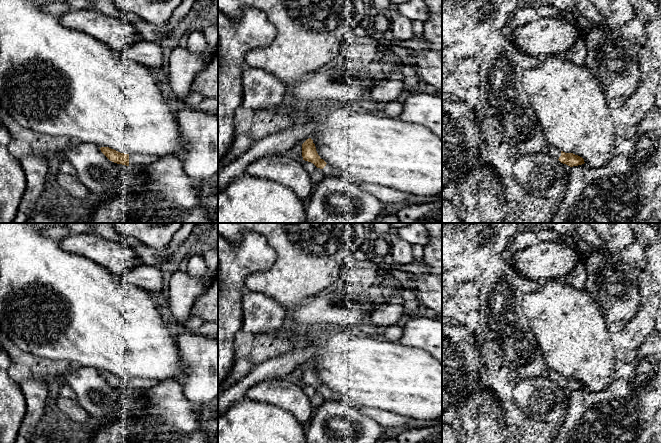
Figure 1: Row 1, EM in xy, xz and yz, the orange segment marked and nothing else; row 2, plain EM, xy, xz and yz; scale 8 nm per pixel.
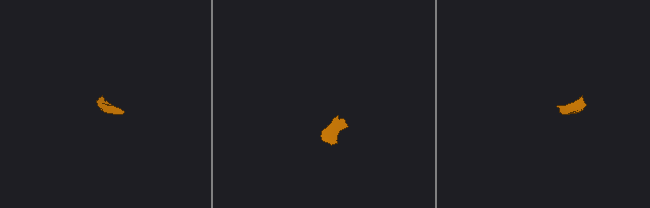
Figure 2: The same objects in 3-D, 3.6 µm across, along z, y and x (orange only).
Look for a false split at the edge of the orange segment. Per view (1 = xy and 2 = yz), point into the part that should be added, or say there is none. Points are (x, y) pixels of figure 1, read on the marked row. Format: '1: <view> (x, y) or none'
1: xy (143, 159)
2: yz (553, 151)

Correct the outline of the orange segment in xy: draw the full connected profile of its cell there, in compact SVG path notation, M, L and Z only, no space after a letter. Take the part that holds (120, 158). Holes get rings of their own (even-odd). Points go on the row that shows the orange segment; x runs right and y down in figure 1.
M101 147L100 150L110 161L126 166L135 164L149 165L159 159L156 156L147 154L124 154L109 147Z

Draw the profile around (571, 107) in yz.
M562 55L546 56L539 66L526 70L523 75L523 88L539 119L547 146L578 155L590 167L600 167L608 162L616 141L613 112L607 106L599 81L585 64L577 64Z

